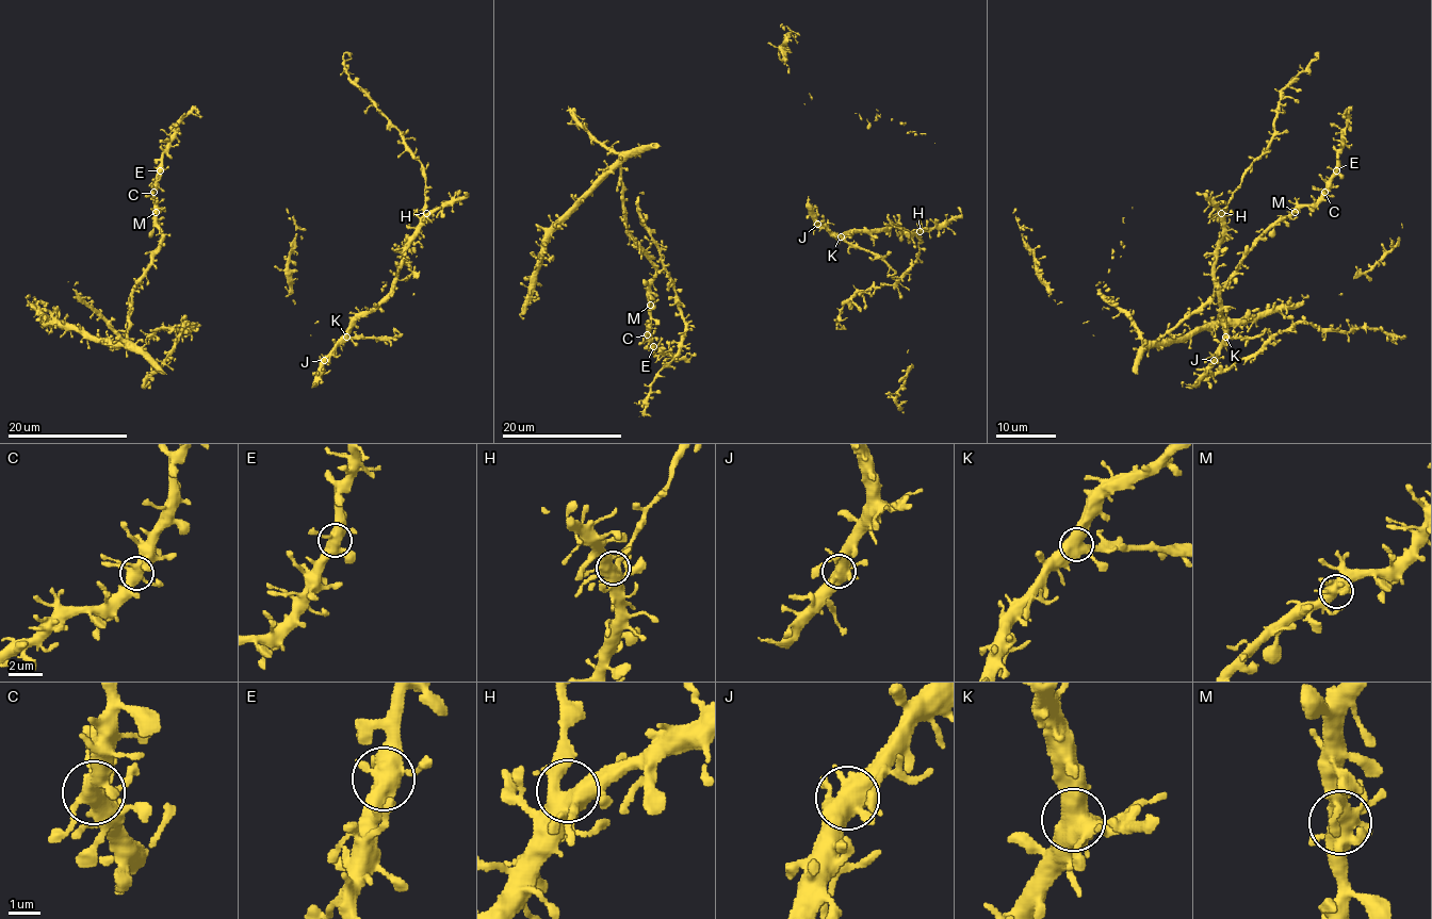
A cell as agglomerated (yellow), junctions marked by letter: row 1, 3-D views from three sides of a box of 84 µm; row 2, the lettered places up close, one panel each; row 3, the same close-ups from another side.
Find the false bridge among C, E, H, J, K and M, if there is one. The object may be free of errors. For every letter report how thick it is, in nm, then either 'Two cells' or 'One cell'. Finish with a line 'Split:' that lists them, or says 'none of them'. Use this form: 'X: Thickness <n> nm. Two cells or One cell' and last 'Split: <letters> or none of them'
C: Thickness 480 nm. One cell
E: Thickness 550 nm. One cell
H: Thickness 500 nm. One cell
J: Thickness 550 nm. One cell
K: Thickness 550 nm. One cell
M: Thickness 550 nm. One cell
Split: none of them

